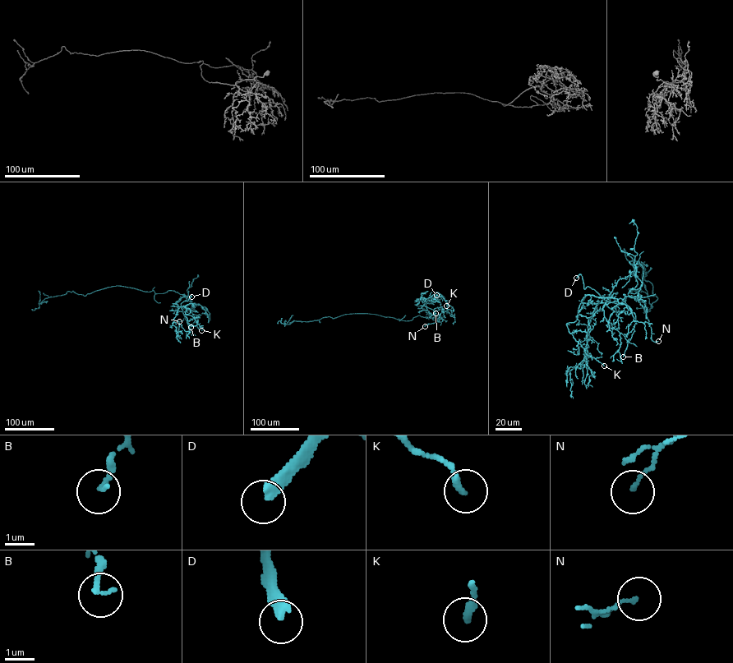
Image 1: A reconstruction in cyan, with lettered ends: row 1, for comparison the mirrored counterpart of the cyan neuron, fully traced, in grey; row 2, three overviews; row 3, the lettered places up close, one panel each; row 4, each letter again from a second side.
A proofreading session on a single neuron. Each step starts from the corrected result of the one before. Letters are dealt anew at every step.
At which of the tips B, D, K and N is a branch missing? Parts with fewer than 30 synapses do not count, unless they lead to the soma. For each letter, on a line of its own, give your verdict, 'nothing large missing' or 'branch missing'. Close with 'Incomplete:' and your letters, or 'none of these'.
B: nothing large missing
D: branch missing
K: nothing large missing
N: nothing large missing
Incomplete: D

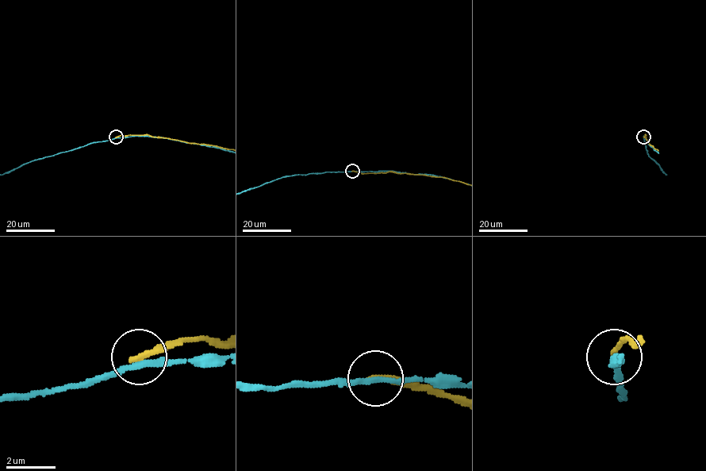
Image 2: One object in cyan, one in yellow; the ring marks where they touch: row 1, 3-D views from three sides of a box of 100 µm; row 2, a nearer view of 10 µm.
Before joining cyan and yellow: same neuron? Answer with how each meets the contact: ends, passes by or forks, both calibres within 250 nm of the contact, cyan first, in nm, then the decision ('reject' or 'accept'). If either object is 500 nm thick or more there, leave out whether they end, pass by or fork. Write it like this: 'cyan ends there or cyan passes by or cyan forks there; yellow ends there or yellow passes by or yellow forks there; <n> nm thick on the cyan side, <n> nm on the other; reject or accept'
cyan passes by; yellow ends there; 220 nm thick on the cyan side, 280 nm on the other; reject

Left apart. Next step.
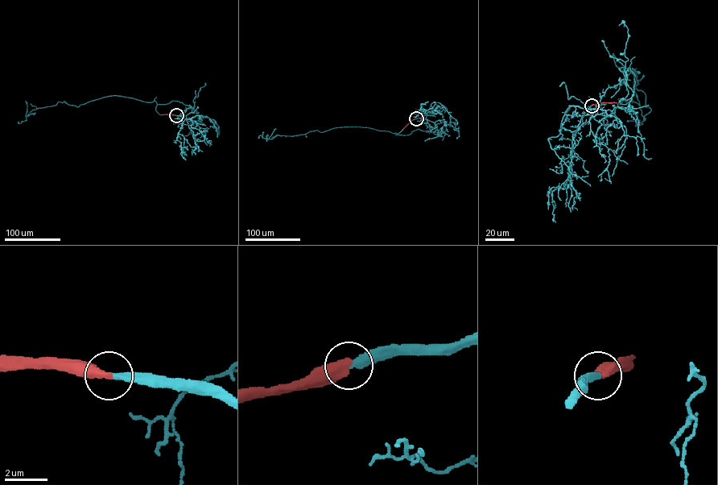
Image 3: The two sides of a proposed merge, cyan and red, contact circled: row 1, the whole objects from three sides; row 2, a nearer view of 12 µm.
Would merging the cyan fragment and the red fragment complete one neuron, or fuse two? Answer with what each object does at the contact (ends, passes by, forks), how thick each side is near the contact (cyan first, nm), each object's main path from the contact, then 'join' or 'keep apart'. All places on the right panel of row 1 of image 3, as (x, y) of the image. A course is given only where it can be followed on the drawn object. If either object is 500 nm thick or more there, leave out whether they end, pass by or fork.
cyan ends | red ends | 340/480 nm | cyan via (592, 105), (609, 115), (629, 93), (619, 68), (635, 75), (612, 53), (649, 111), (637, 68) | red via (592, 105), (619, 103) | join

